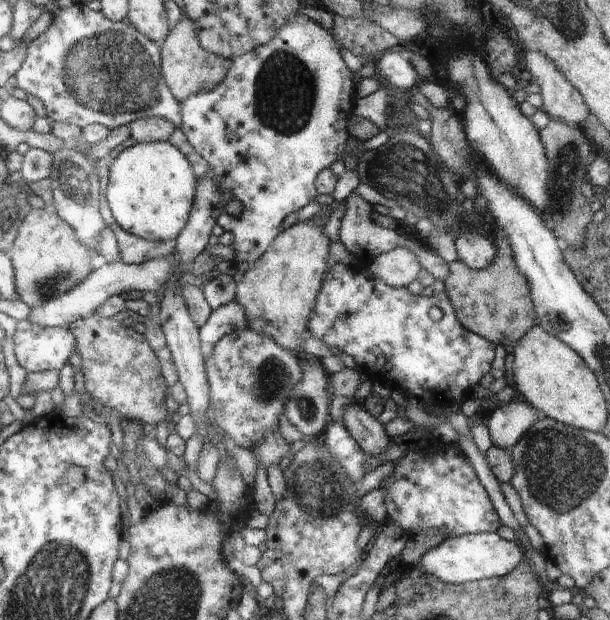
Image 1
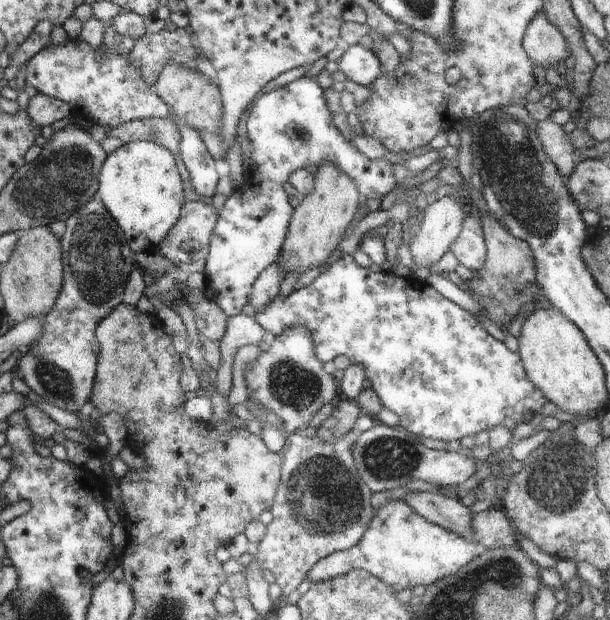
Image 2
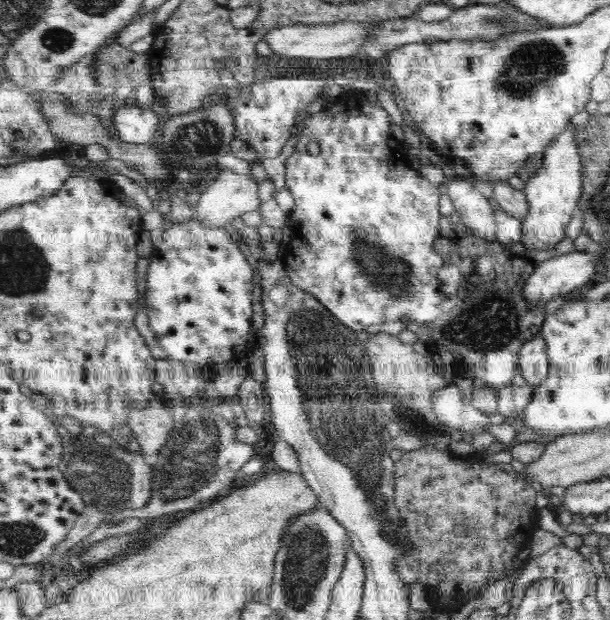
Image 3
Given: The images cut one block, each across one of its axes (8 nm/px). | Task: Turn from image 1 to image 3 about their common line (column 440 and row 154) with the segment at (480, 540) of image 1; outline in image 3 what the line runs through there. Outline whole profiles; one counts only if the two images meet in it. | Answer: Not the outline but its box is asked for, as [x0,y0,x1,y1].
[521,121,583,250]

